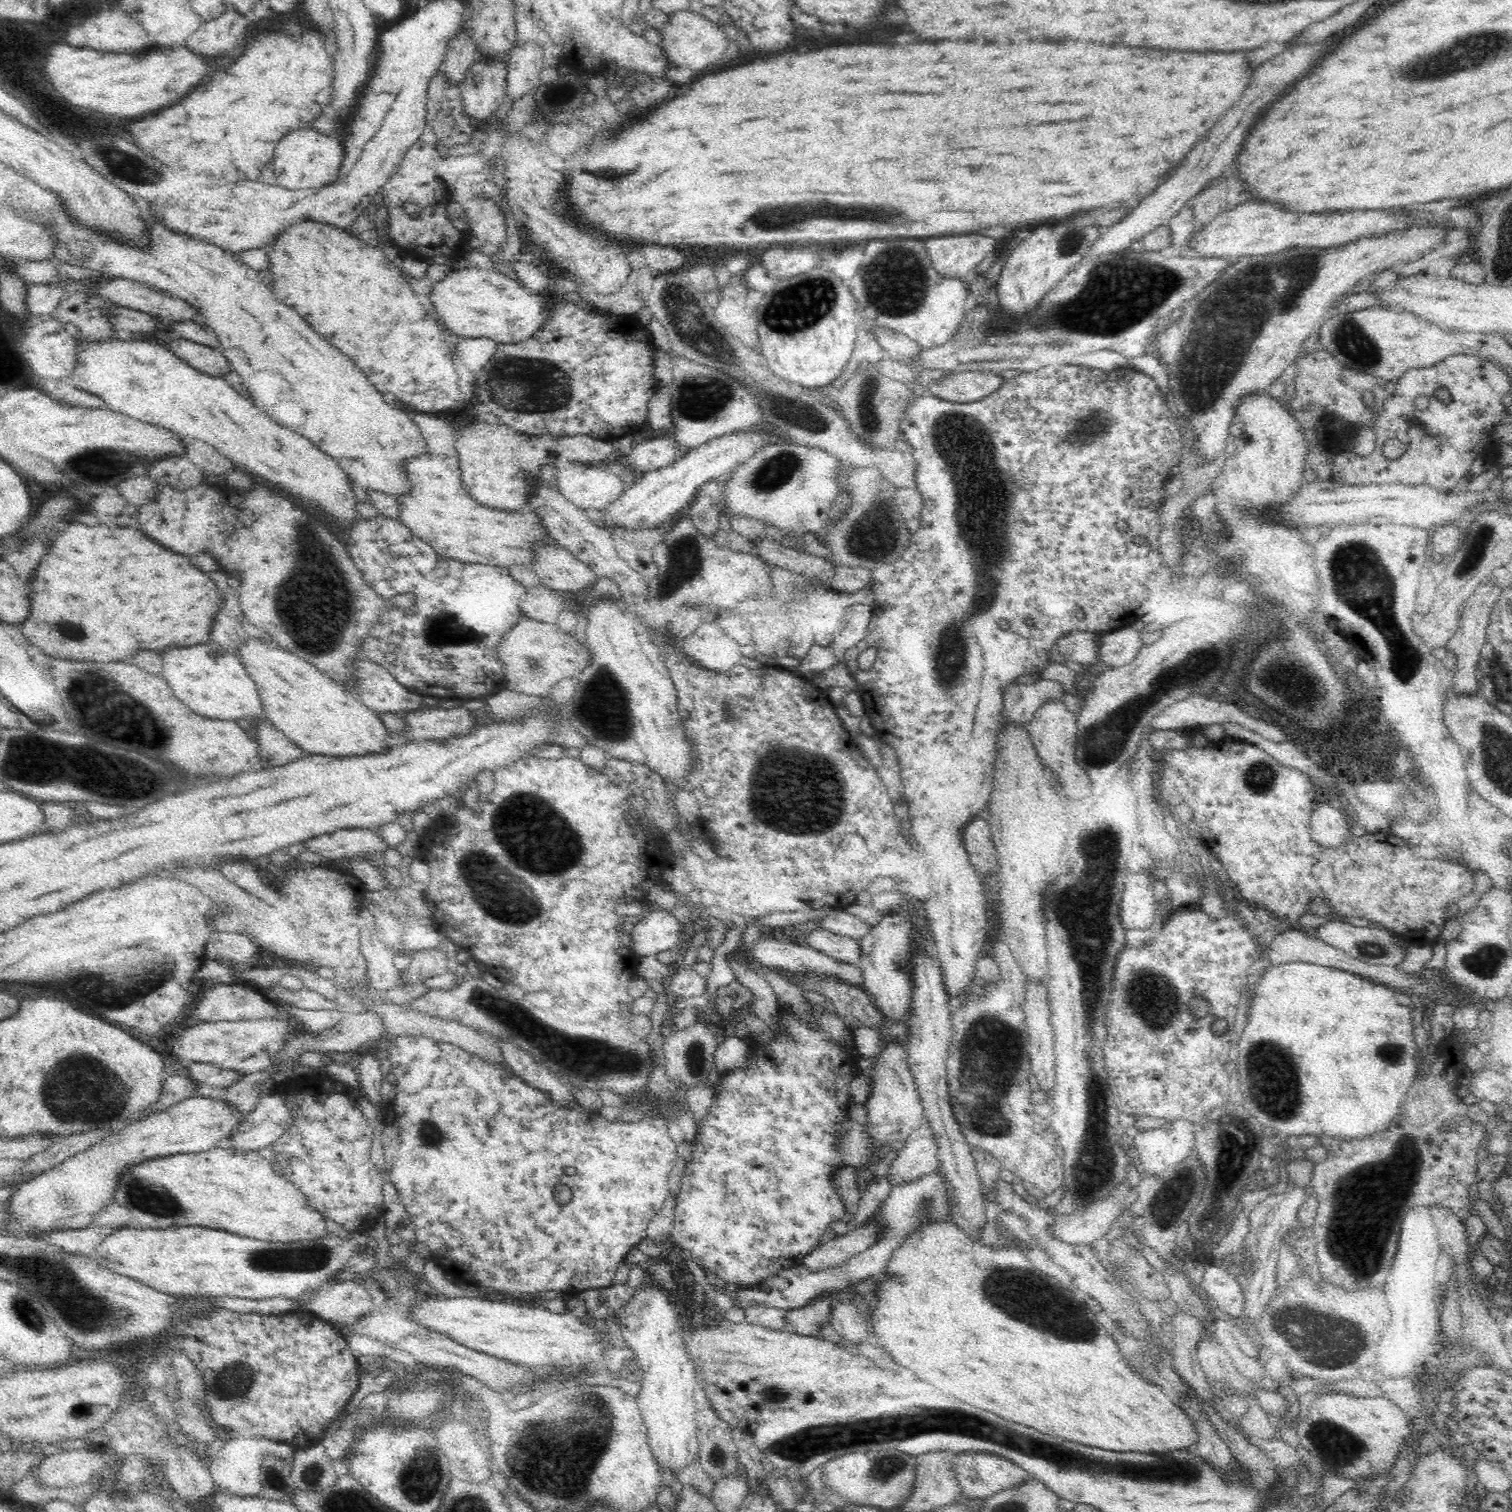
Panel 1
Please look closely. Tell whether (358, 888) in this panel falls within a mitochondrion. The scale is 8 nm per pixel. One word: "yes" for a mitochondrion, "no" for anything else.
no

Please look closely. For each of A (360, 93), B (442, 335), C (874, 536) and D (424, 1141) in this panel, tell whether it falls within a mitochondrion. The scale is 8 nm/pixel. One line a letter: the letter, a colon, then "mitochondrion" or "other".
A: other
B: other
C: mitochondrion
D: mitochondrion

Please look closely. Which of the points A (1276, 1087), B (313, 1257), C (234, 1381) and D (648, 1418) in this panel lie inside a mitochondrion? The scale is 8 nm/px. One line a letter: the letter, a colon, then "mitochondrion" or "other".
A: mitochondrion
B: mitochondrion
C: mitochondrion
D: other

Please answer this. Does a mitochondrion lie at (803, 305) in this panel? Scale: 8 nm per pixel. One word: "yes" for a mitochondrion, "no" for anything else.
yes

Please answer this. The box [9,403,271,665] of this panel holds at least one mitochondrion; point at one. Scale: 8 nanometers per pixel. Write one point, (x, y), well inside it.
(100, 465)

